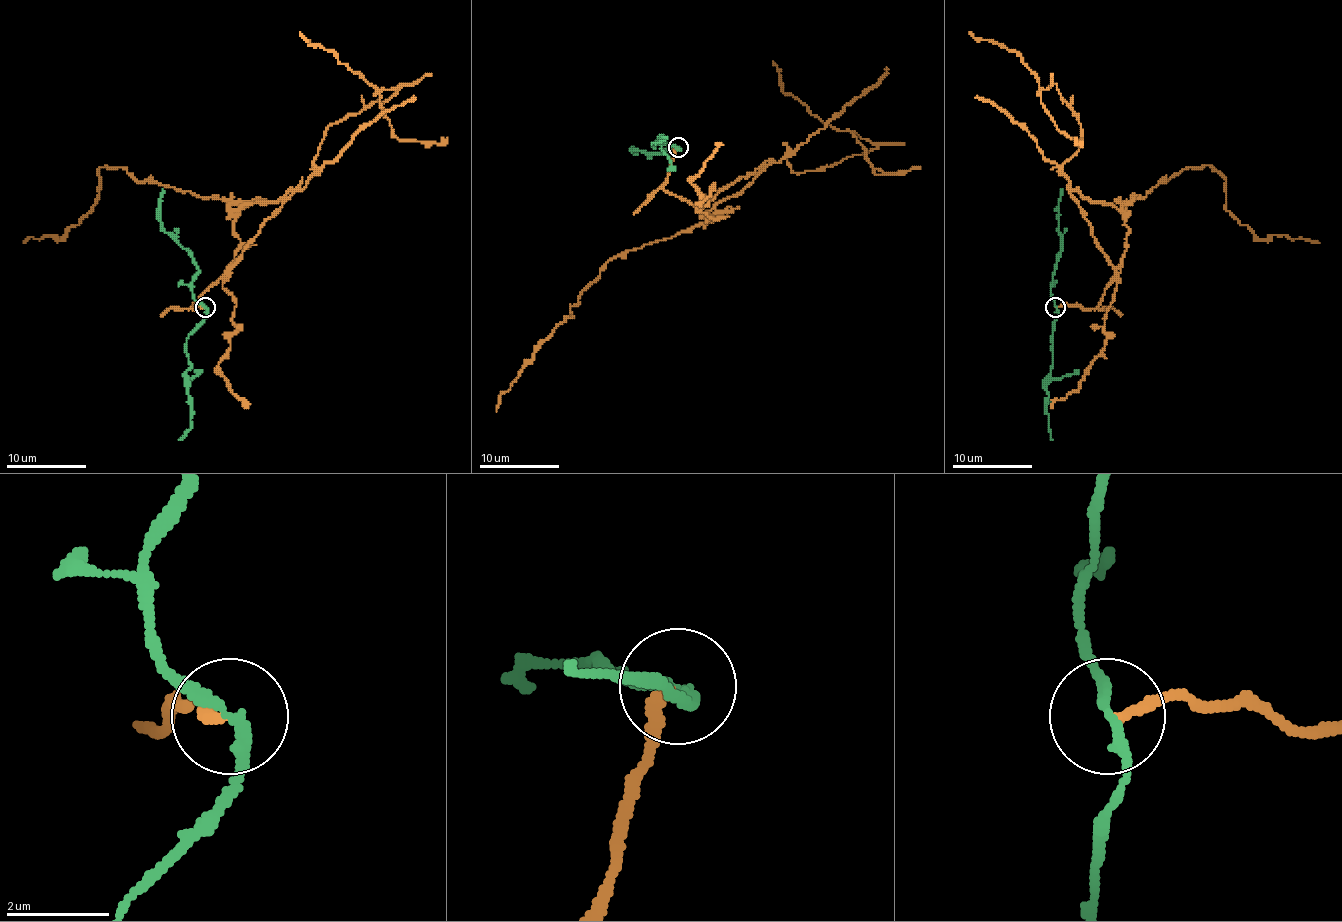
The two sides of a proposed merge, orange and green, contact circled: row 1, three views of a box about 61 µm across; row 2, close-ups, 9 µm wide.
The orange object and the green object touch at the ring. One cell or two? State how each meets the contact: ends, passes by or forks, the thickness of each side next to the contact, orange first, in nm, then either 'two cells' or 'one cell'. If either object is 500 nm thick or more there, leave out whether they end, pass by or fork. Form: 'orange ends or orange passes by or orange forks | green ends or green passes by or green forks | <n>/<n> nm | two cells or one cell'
orange ends | green passes by | 220/190 nm | two cells

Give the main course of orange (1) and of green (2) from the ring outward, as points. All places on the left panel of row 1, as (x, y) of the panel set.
1: (204, 306), (190, 306), (306, 185), (324, 131), (385, 101), (403, 83), (375, 89), (300, 32)
2: (204, 306), (206, 316), (186, 340), (190, 368), (186, 374), (190, 428), (178, 439)

